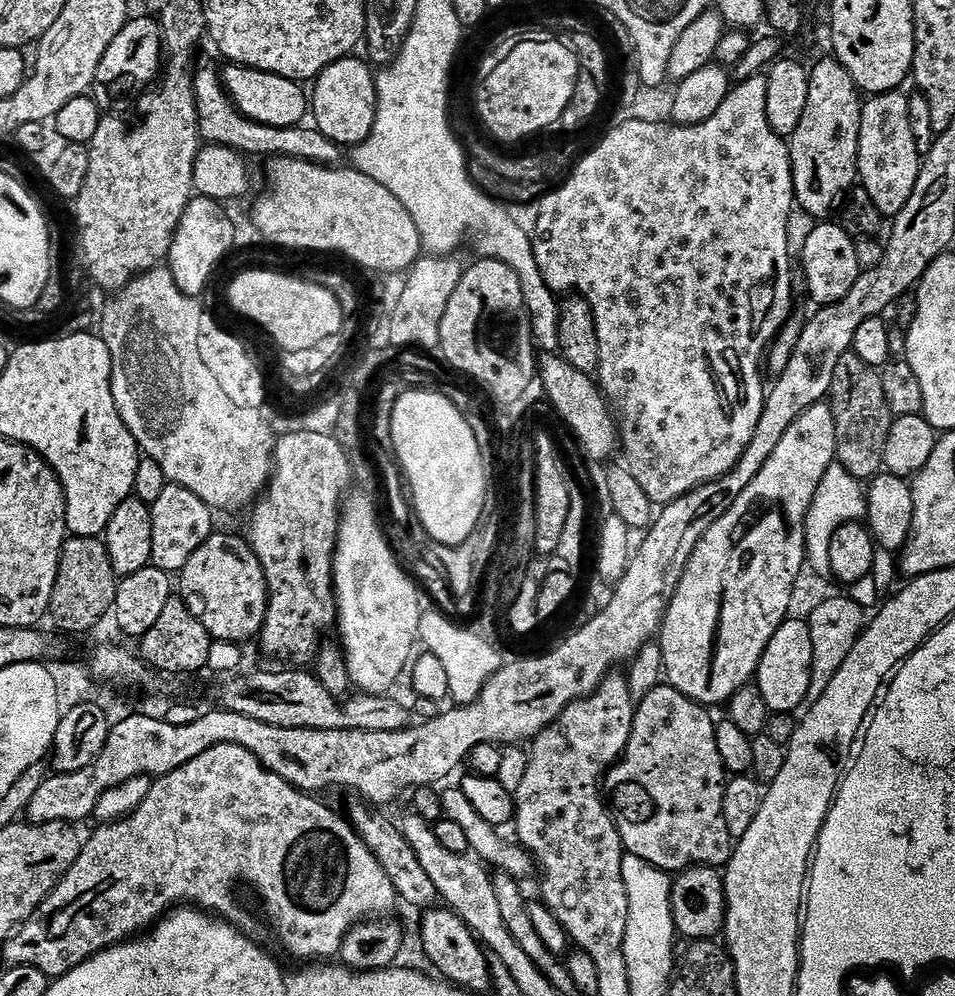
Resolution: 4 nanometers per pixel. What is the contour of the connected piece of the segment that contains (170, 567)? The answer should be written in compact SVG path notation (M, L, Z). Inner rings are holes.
M169 482L166 490L158 497L158 502L150 505L152 509L152 563L151 567L160 568L169 574L179 573L190 562L190 554L206 542L214 531L212 525L213 509L209 508L198 494L182 486Z

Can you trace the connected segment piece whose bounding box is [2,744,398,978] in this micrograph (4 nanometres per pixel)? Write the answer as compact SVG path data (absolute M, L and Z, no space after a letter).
M219 744L198 754L198 758L190 758L190 762L178 766L178 770L159 777L153 783L145 800L129 815L97 827L97 832L89 840L87 837L86 843L80 849L80 857L76 859L74 866L70 866L68 873L56 883L56 889L40 903L35 914L21 928L16 929L16 933L2 945L5 965L34 966L50 978L65 976L91 956L97 956L100 952L105 952L116 944L123 944L137 934L151 929L165 913L177 906L195 906L220 917L221 920L227 920L257 944L264 946L269 940L273 944L271 945L273 949L281 948L286 955L293 956L296 960L304 960L300 962L328 962L339 957L340 947L350 929L362 920L387 917L388 911L398 904L398 897L386 870L351 823L343 815L335 816L326 805L319 804L316 800L319 799L315 795L302 792L290 782L286 782L281 776L265 768L262 762L258 762L258 758L254 758L250 750L237 744Z

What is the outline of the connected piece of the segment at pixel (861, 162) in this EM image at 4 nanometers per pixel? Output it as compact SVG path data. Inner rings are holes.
M903 91L881 92L873 95L861 110L860 137L858 138L858 180L870 194L881 217L895 218L910 202L922 163L922 153L910 130L908 96Z

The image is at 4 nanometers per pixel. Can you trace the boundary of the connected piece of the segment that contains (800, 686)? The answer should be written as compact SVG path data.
M791 618L784 620L782 626L778 626L774 638L770 638L754 677L755 687L760 689L769 713L794 712L795 708L806 698L810 688L813 662L813 643L808 621Z

